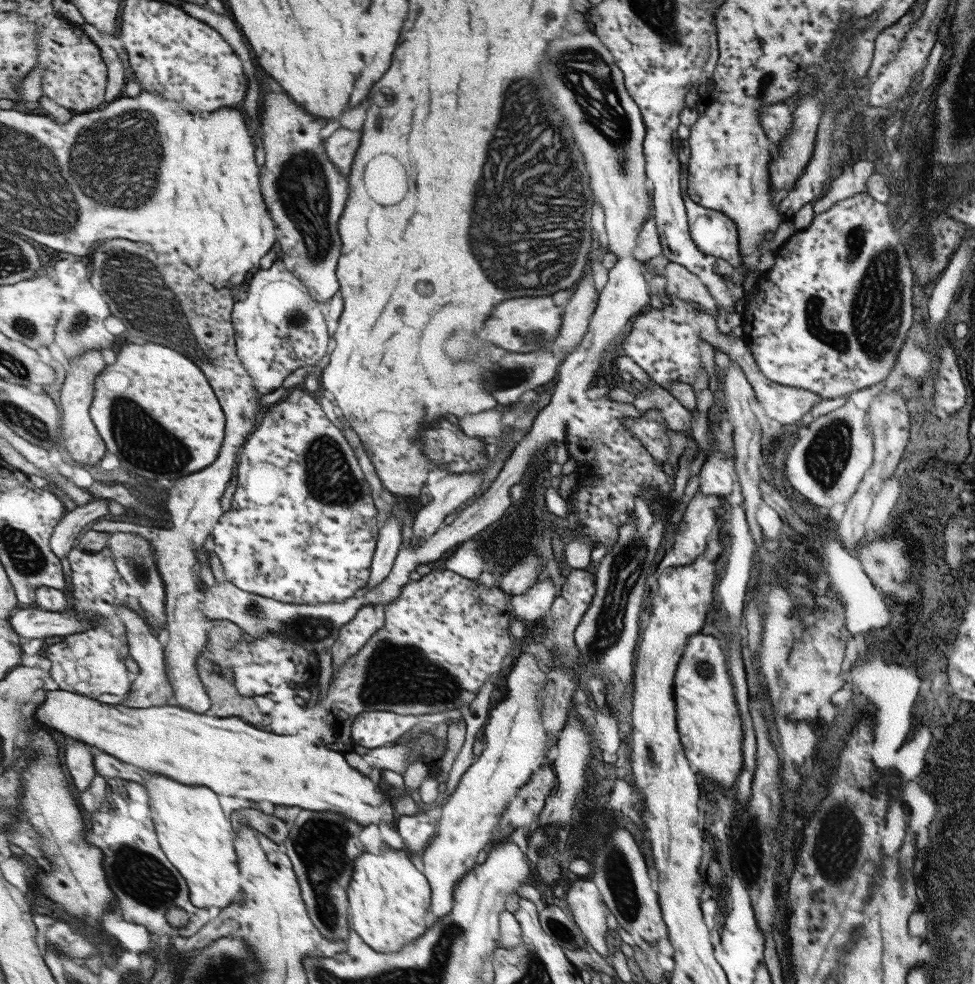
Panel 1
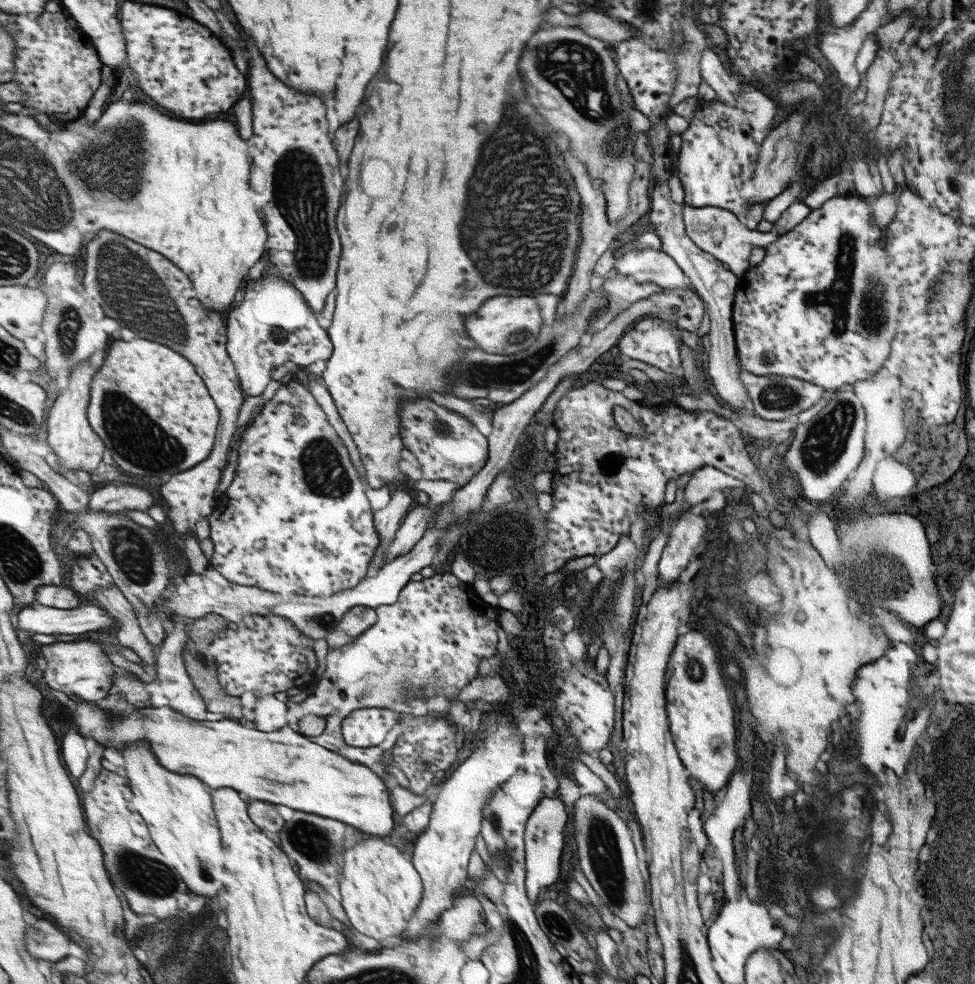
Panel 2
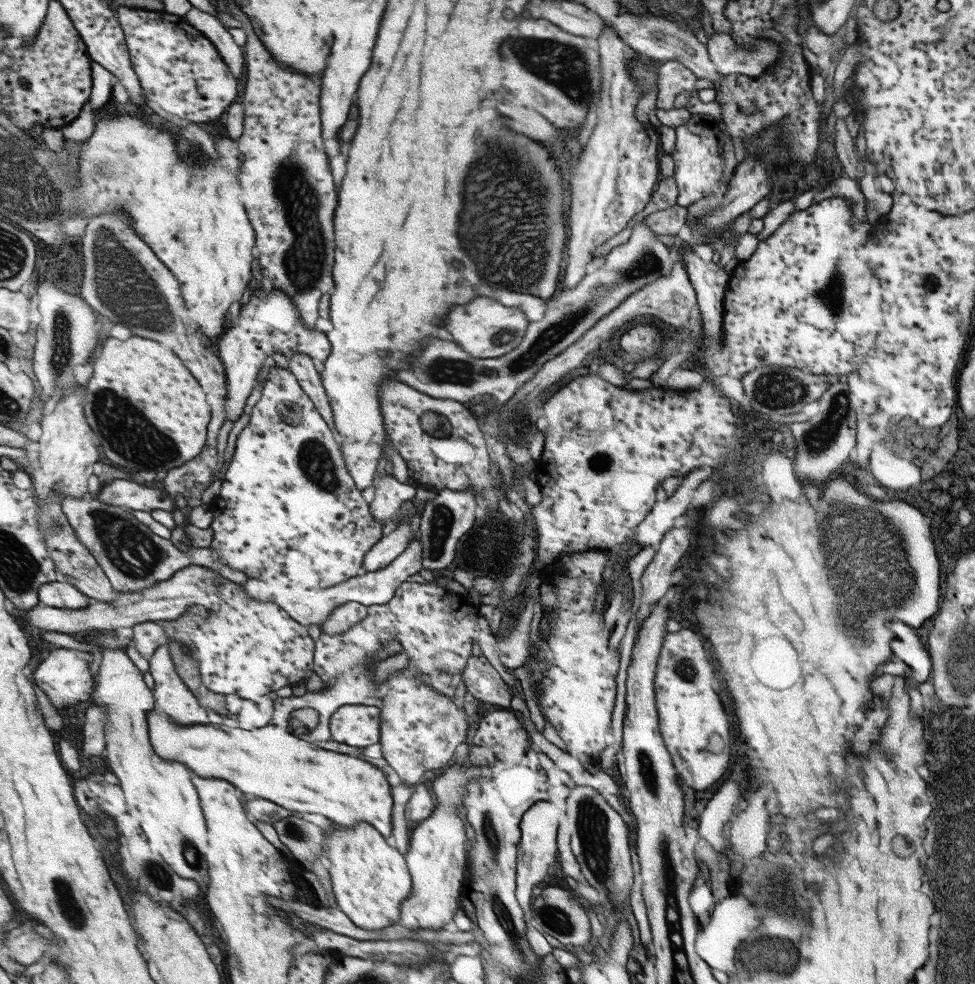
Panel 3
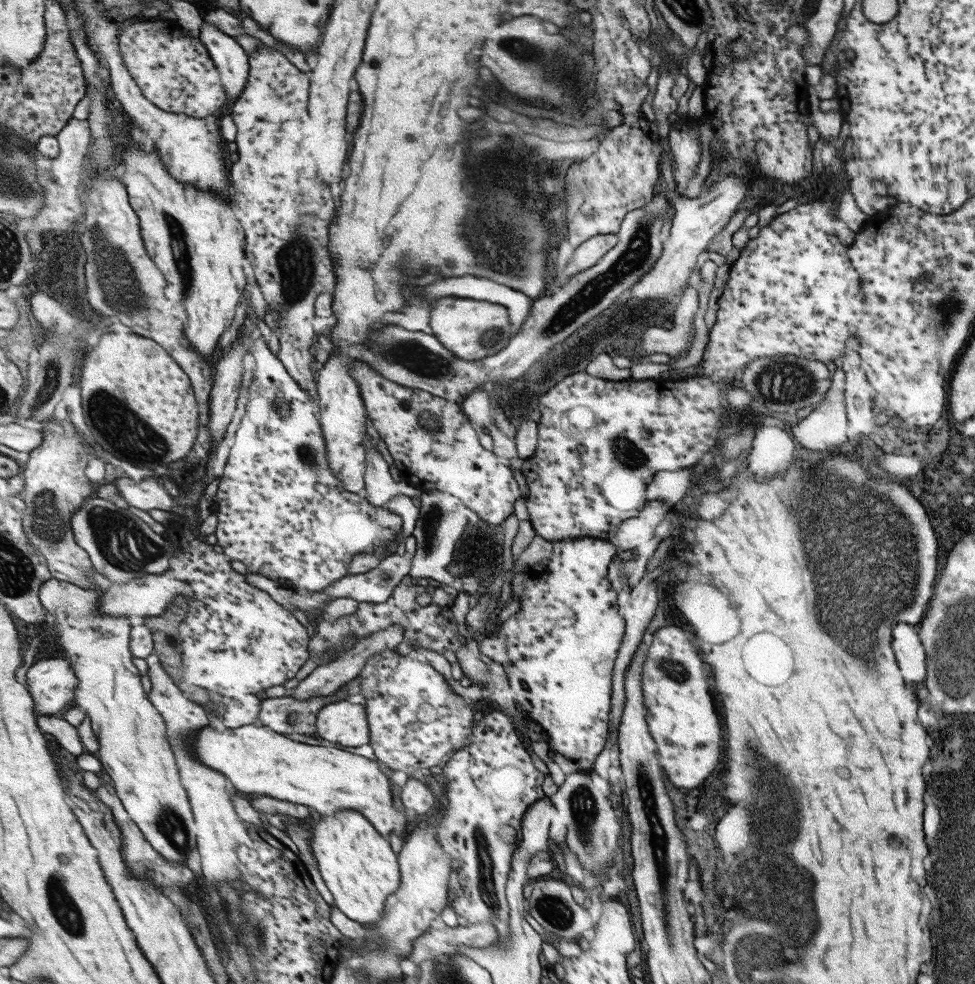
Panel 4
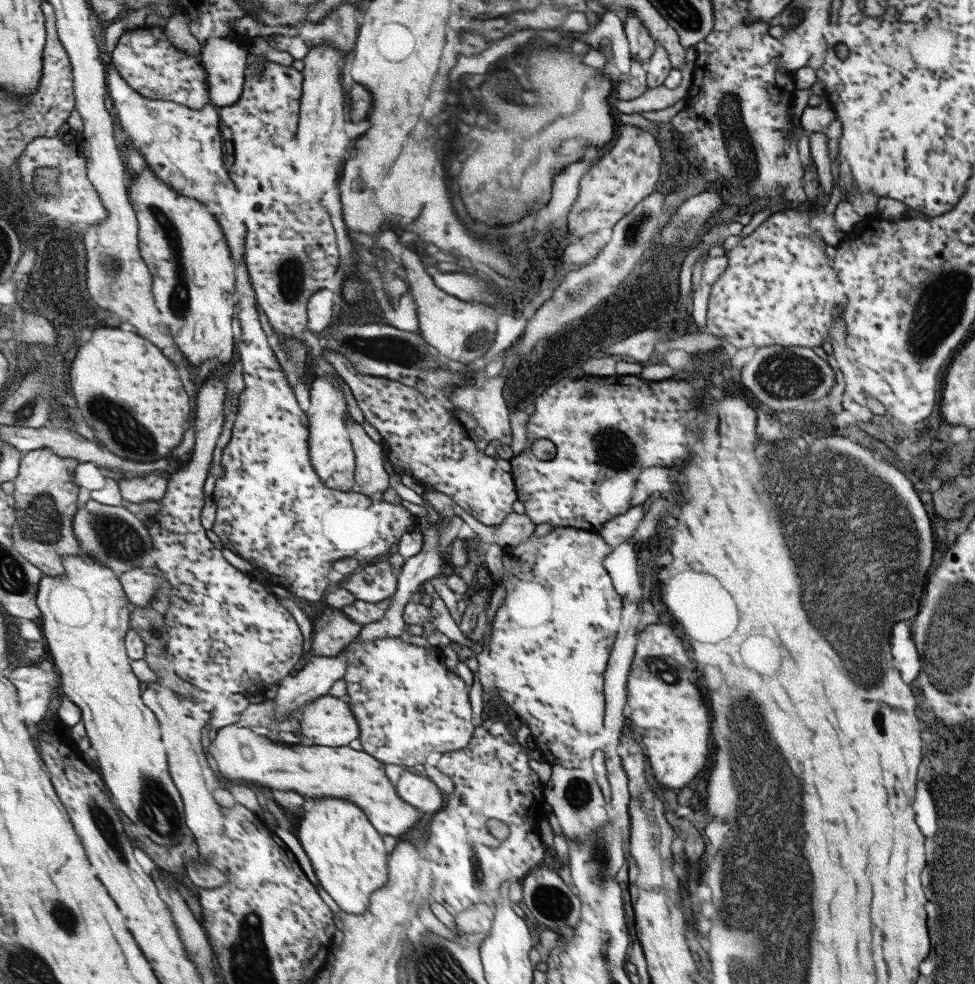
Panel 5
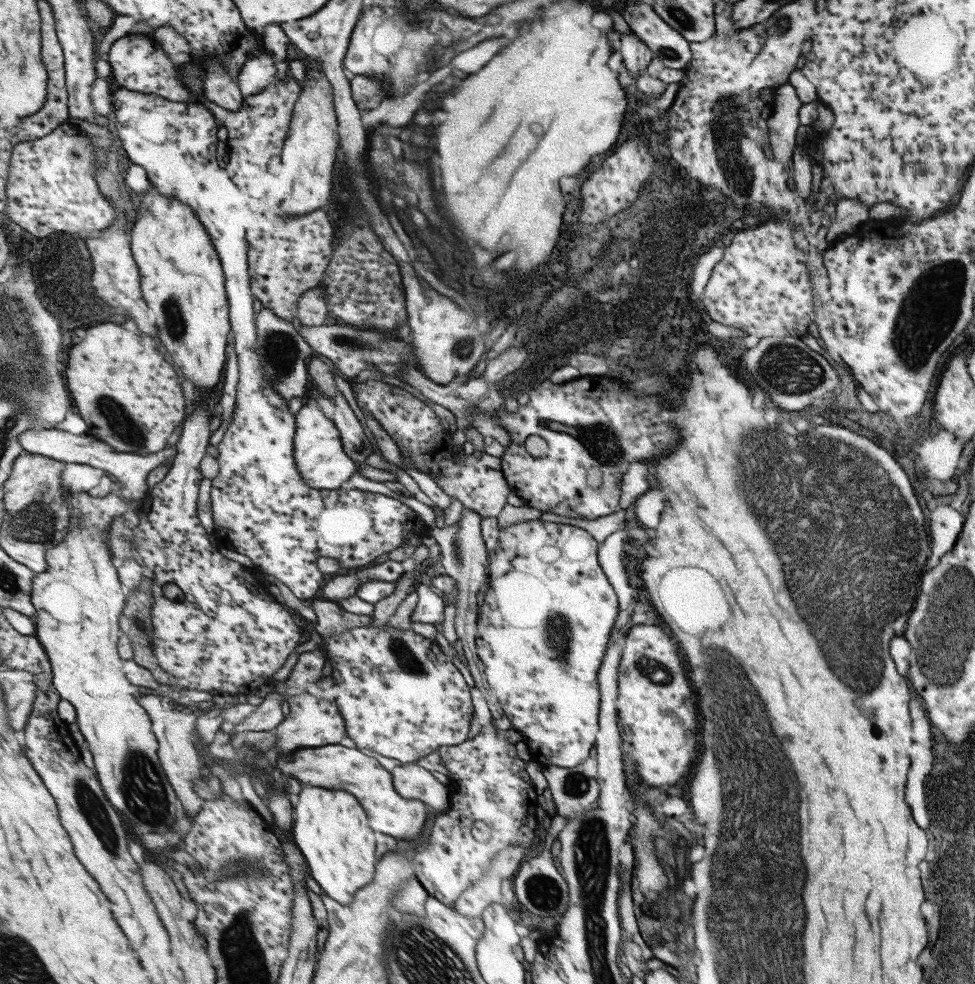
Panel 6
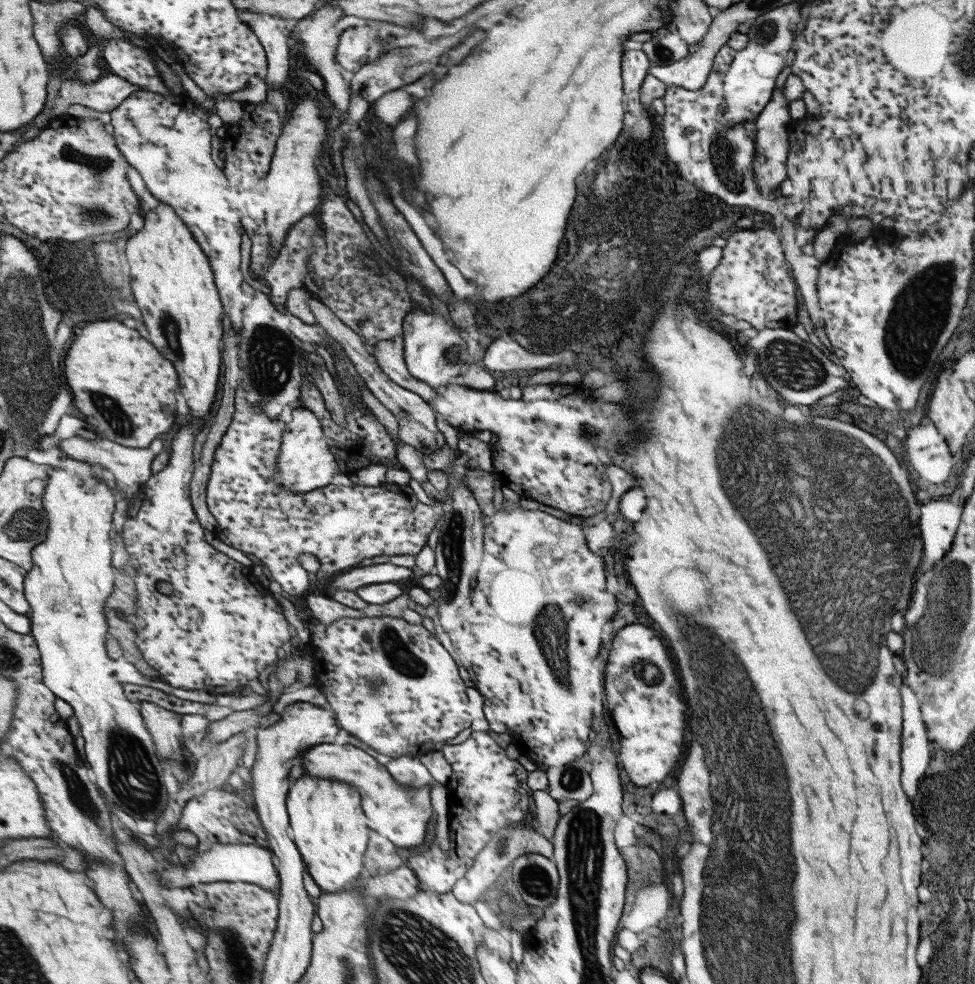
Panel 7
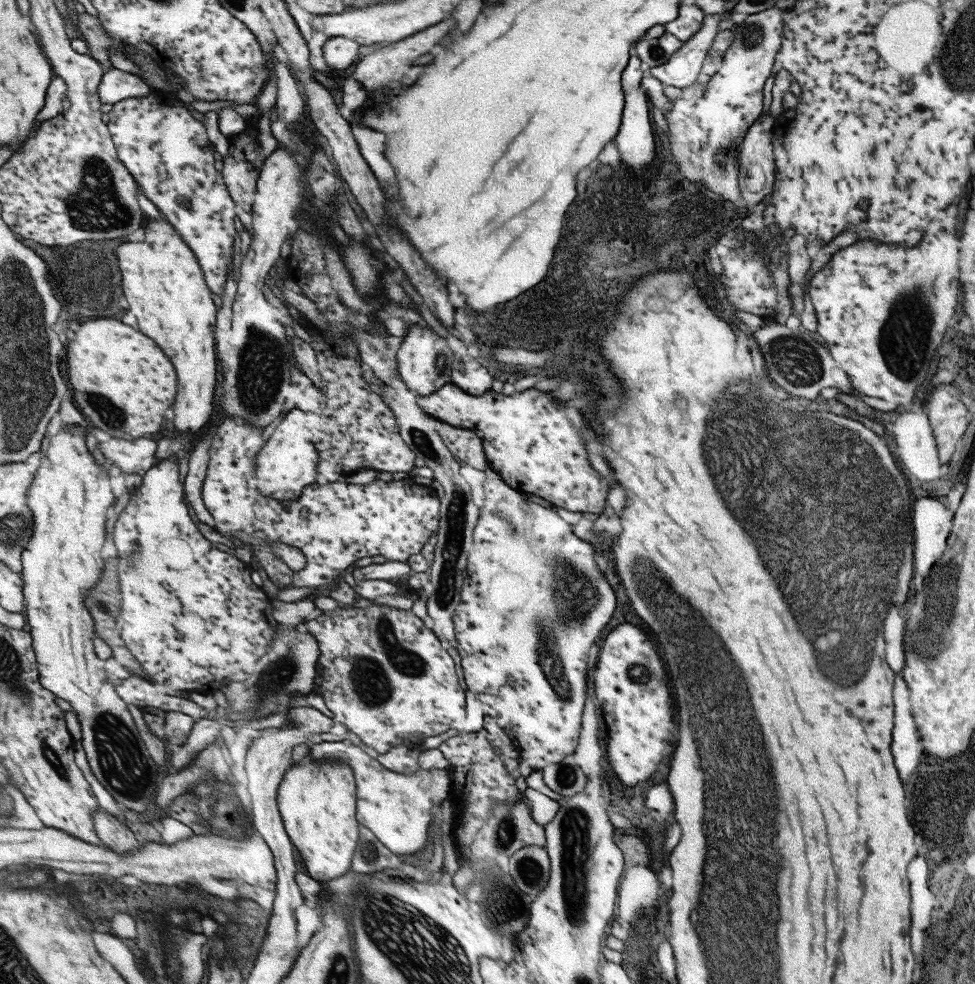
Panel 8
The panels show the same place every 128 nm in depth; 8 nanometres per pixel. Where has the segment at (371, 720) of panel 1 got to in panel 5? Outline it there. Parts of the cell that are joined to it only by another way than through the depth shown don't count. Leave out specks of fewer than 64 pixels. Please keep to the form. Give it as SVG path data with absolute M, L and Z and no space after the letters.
M327 695L306 704L301 714L301 744L311 738L317 745L350 746L358 738L359 727L348 701Z

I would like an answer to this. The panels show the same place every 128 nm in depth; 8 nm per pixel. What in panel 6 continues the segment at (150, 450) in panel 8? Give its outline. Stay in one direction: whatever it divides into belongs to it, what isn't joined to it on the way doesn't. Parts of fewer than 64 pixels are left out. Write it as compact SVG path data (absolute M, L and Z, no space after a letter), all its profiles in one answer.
M29 429L19 435L19 442L24 446L24 450L36 455L48 456L49 458L75 464L89 464L98 469L106 470L120 480L124 492L129 494L134 500L146 500L149 491L148 485L149 475L162 464L172 464L174 458L178 455L178 448L173 441L169 442L168 447L163 452L157 454L127 454L119 450L113 450L111 444L101 442L98 438L93 438L93 435L83 434L76 435L72 432L59 429Z

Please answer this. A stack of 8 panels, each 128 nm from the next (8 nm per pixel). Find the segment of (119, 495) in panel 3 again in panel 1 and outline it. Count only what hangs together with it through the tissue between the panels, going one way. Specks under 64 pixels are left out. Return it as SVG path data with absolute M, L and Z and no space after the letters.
M93 497L86 504L77 506L66 513L56 526L51 540L53 552L56 552L58 557L68 558L70 552L77 545L76 542L84 533L85 526L95 522L96 518L109 514L107 500L109 501L109 498L96 499Z

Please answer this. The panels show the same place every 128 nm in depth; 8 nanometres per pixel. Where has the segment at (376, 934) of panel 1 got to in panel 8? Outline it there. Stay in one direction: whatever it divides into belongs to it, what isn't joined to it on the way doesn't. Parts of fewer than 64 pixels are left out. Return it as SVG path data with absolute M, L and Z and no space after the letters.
M307 760L293 765L279 787L278 805L291 840L300 852L307 874L319 883L345 876L352 870L353 851L357 842L356 784L353 769L345 763Z

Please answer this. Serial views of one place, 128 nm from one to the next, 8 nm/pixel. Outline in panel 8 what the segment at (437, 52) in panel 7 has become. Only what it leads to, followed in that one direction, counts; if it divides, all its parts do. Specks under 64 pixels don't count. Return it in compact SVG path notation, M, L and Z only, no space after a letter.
M439 22L439 24L435 24L435 26L429 26L429 28L421 30L421 32L405 38L405 40L399 40L399 42L393 42L393 44L390 43L389 46L385 46L385 48L381 48L381 50L375 50L375 52L371 52L367 54L367 56L364 55L362 59L355 62L352 77L367 92L379 90L379 88L387 86L389 82L393 82L395 76L397 76L397 80L399 80L399 78L407 72L407 68L413 66L415 58L427 54L429 48L433 48L433 44L439 44L445 34L447 34L447 24L445 24L445 22Z

